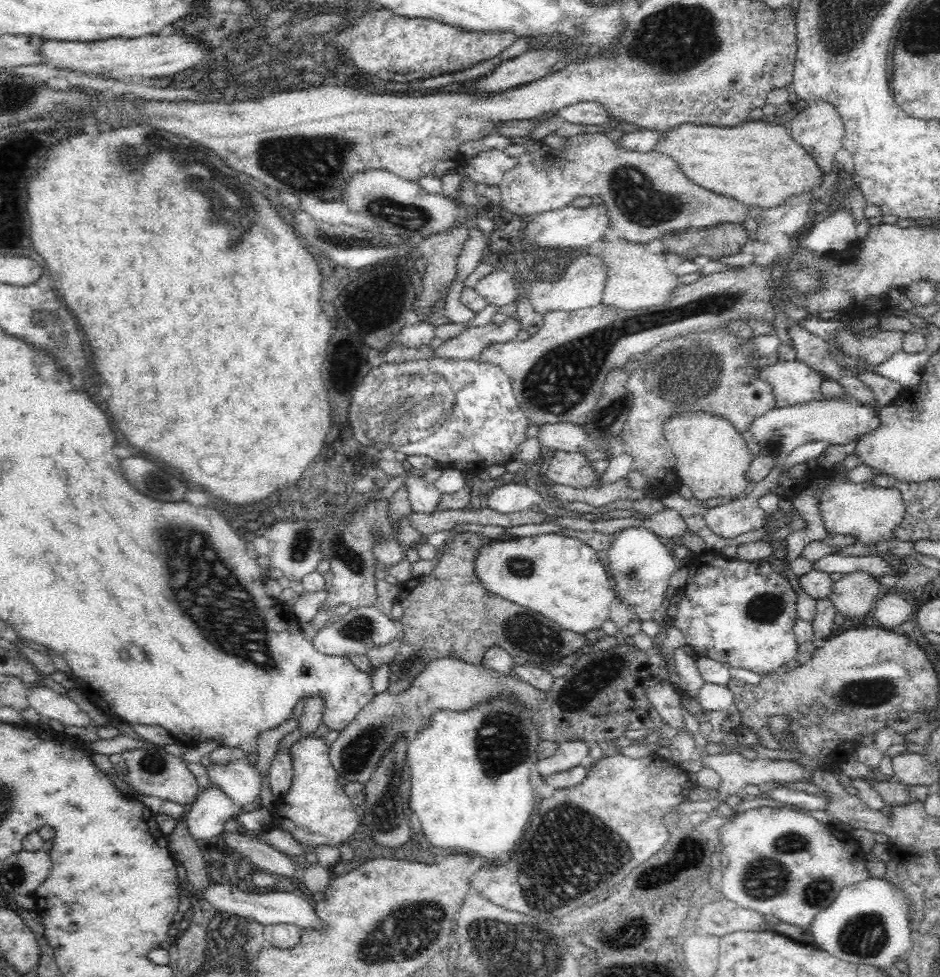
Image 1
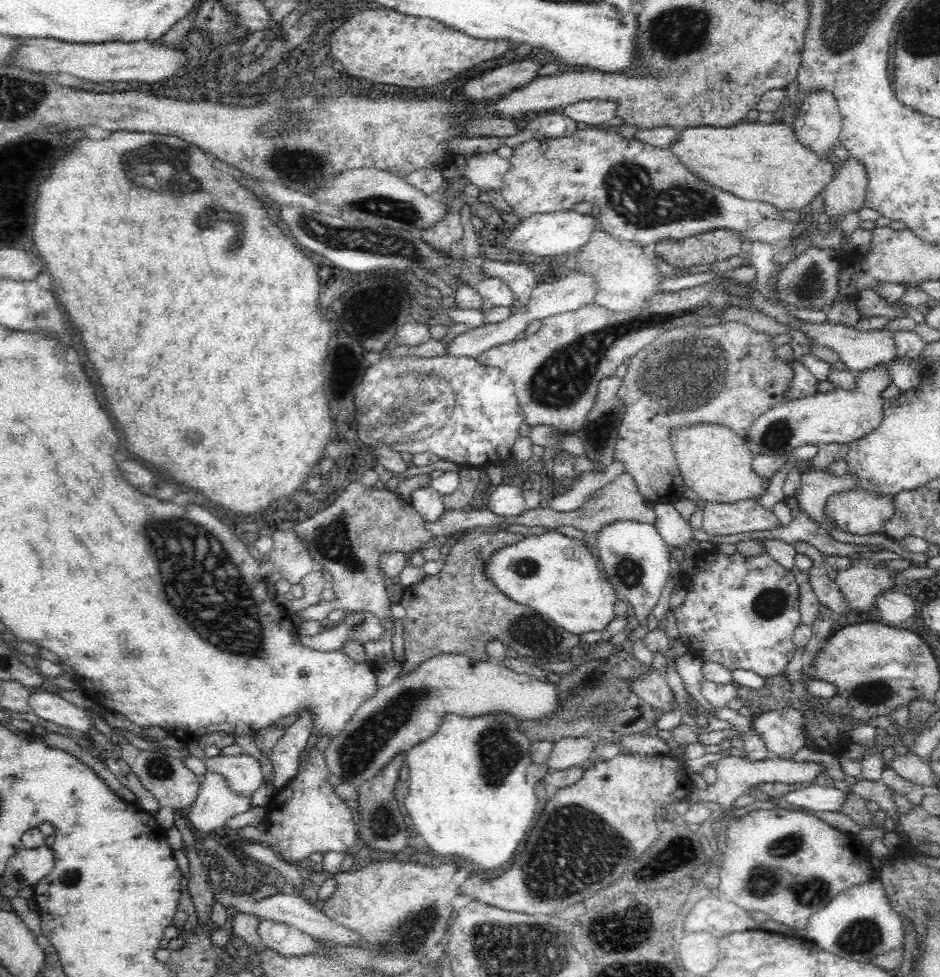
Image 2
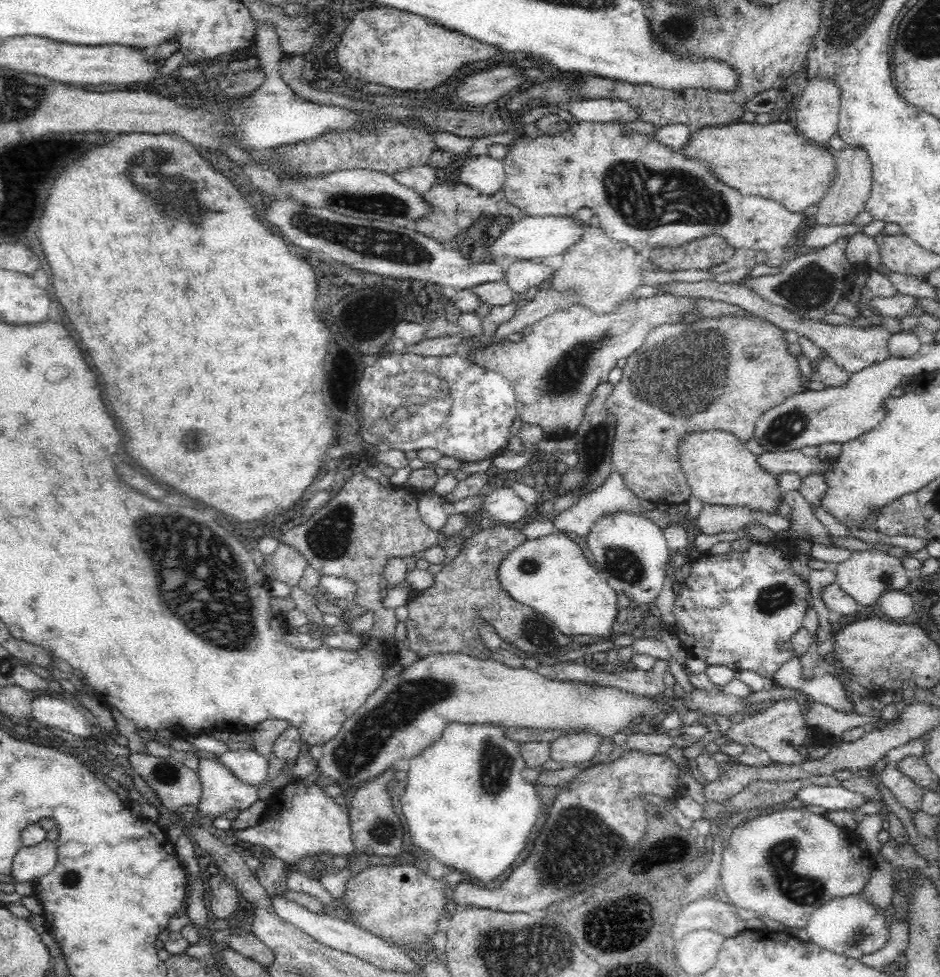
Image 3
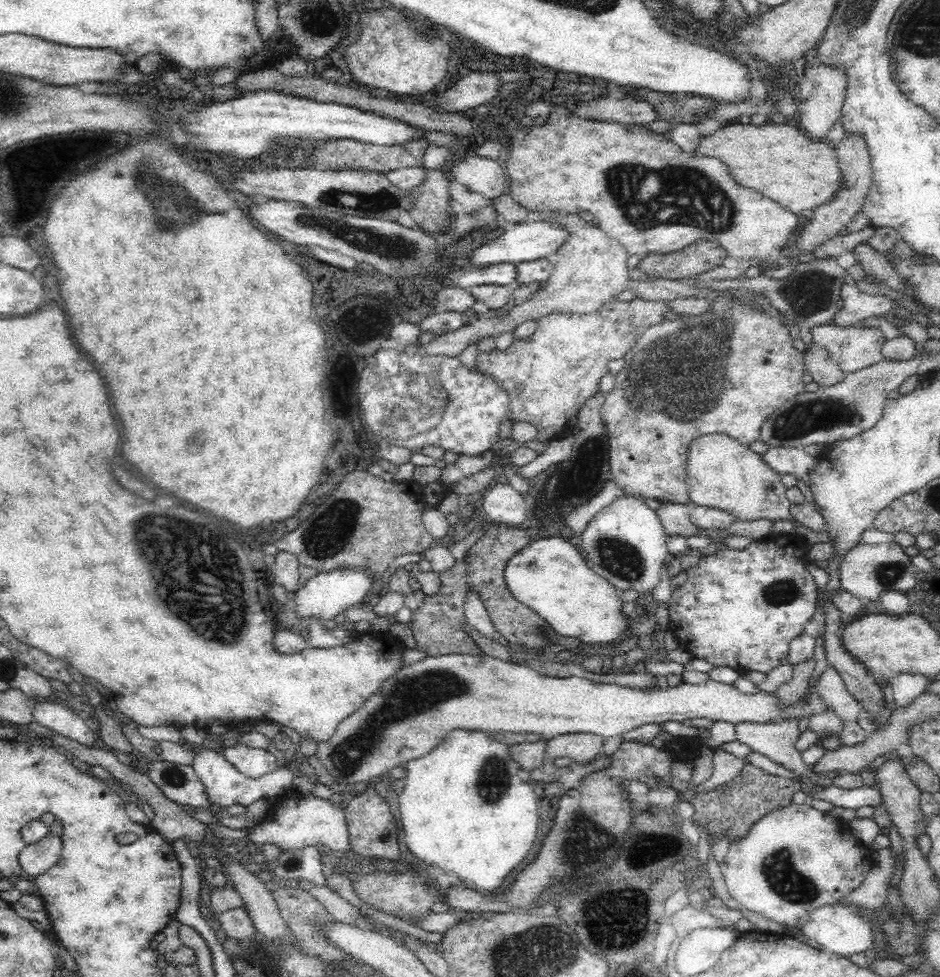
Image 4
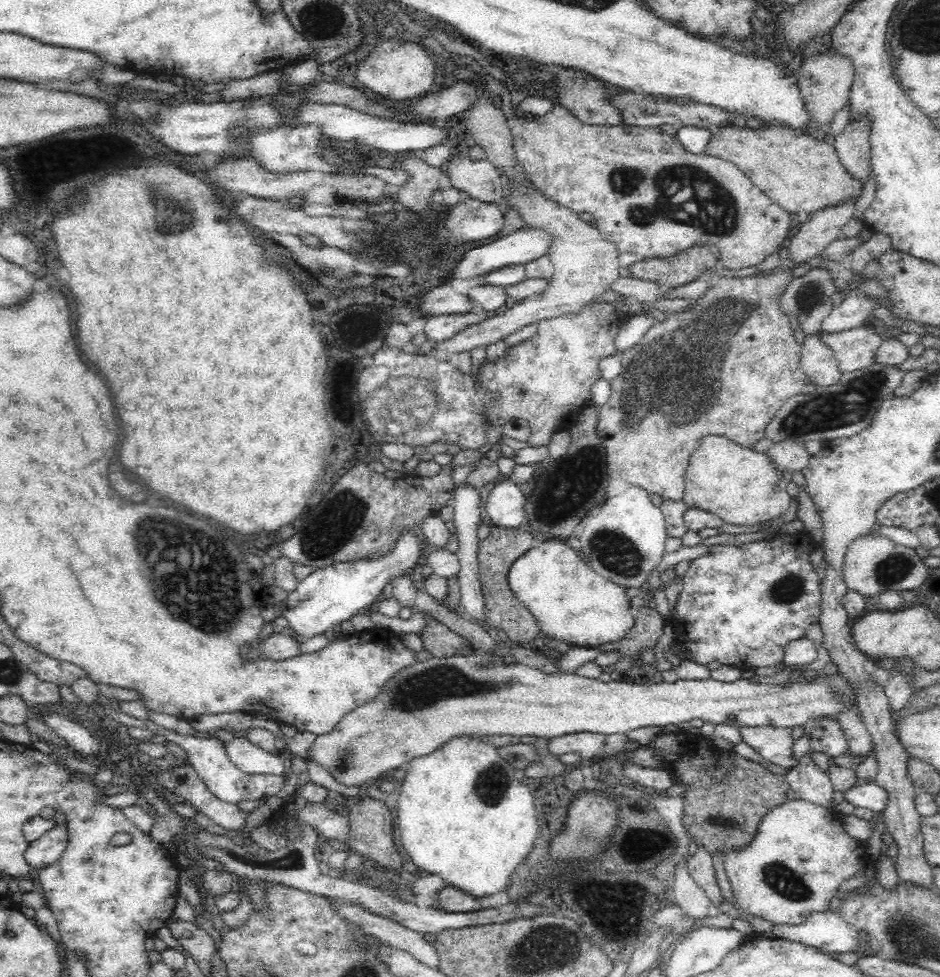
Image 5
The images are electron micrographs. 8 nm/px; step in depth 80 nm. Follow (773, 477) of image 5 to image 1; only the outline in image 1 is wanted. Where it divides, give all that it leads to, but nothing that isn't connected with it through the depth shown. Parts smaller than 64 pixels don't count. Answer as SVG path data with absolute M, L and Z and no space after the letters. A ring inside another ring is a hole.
M690 412L672 416L663 425L665 440L671 448L677 470L682 480L698 500L708 498L736 498L751 487L746 481L746 470L754 457L755 448L747 442L743 433L731 426L722 416L706 412Z

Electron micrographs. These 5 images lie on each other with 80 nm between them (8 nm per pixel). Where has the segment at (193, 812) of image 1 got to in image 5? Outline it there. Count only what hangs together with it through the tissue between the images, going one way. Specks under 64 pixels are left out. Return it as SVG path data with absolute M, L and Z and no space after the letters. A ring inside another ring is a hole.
M102 701L98 702L97 706L102 713L109 718L113 719L119 725L124 728L127 727L142 727L142 730L148 730L152 734L161 734L163 740L166 740L174 745L177 745L186 752L188 756L187 763L194 767L194 770L198 773L200 779L206 783L208 790L214 793L214 796L230 803L242 802L242 800L257 800L267 798L278 794L284 782L286 782L285 776L276 776L275 774L252 774L248 775L241 771L231 760L228 760L226 746L220 738L216 738L212 734L210 738L197 738L197 736L186 736L186 734L179 734L174 730L166 729L152 721L151 719L139 719L132 718L128 714L124 714L120 709L116 707L114 703Z

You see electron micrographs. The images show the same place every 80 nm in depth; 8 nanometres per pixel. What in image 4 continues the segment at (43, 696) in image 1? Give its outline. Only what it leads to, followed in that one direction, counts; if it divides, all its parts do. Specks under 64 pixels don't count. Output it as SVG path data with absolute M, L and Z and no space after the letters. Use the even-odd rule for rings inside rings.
M52 699L33 703L33 720L86 749L98 745L96 734L75 712Z

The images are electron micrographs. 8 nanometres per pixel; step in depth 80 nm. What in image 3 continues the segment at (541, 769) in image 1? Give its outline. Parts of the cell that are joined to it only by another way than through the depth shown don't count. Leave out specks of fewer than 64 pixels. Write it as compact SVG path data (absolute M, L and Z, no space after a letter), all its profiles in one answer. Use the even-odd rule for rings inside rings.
M557 733L552 738L549 758L564 766L591 761L602 753L602 740L594 733Z

